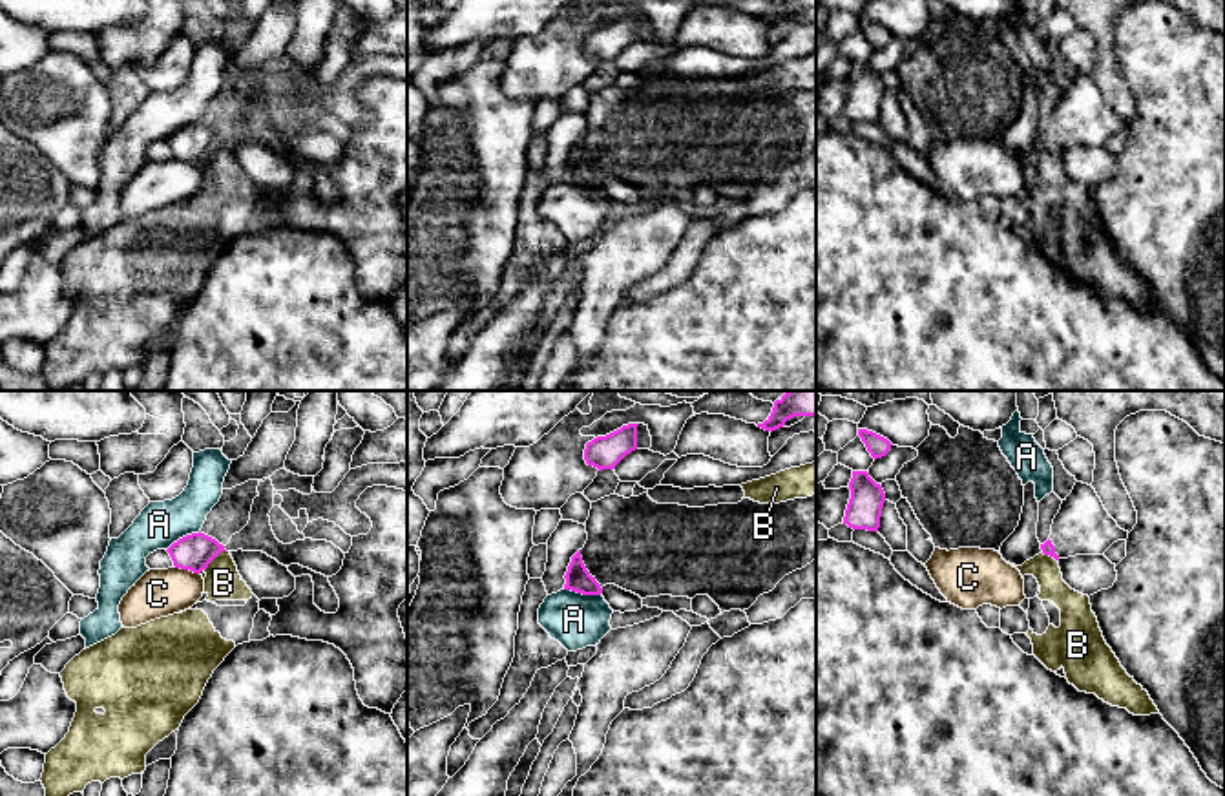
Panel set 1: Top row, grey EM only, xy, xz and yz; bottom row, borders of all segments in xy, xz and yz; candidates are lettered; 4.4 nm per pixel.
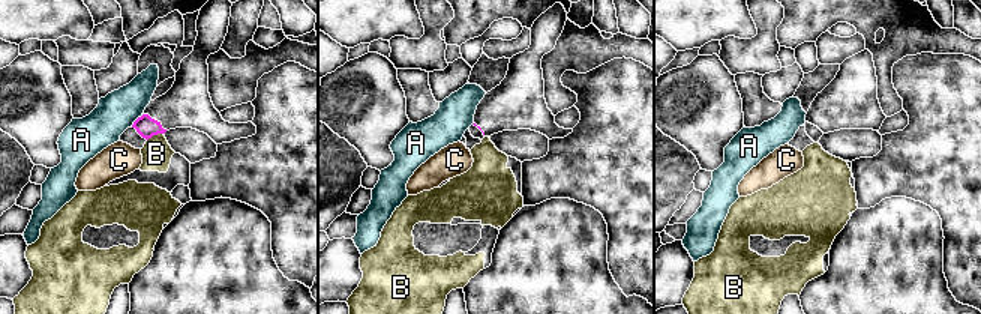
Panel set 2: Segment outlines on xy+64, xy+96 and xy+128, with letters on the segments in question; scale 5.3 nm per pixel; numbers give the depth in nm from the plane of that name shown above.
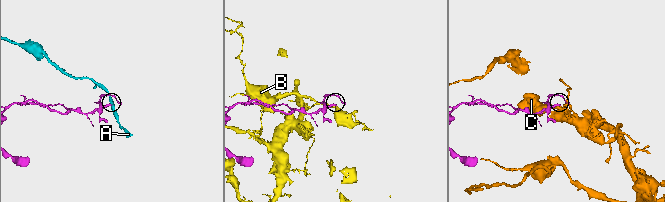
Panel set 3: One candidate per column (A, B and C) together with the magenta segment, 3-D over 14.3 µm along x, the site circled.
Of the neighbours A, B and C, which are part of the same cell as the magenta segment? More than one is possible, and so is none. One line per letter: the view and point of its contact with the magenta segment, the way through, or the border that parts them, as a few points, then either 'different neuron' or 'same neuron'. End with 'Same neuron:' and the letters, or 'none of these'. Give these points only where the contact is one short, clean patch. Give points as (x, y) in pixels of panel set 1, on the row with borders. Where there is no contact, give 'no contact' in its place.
A: contact xz (583, 594); border xz (563, 588), (601, 594); different neuron
B: contact xy (214, 557); border xy (225, 550), (205, 570); different neuron
C: contact xy (187, 568); different neuron
Same neuron: none of these

